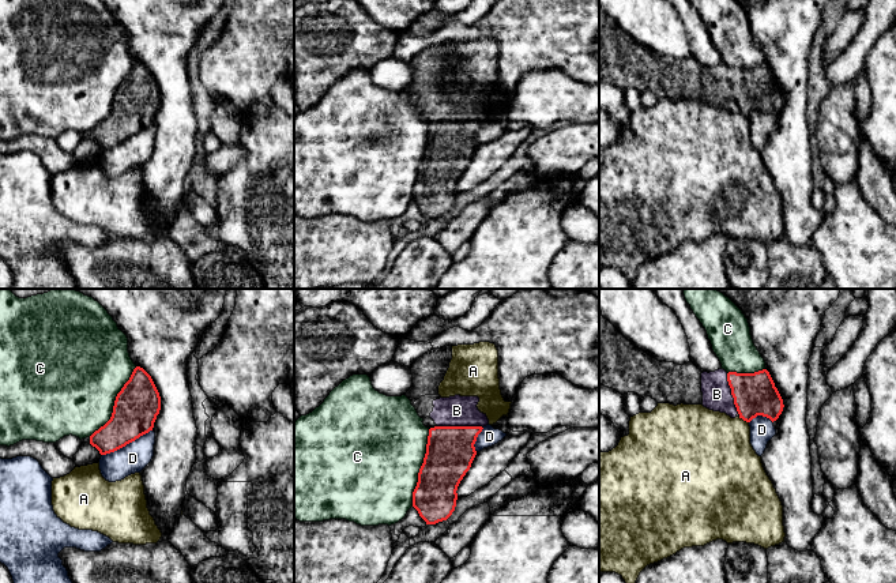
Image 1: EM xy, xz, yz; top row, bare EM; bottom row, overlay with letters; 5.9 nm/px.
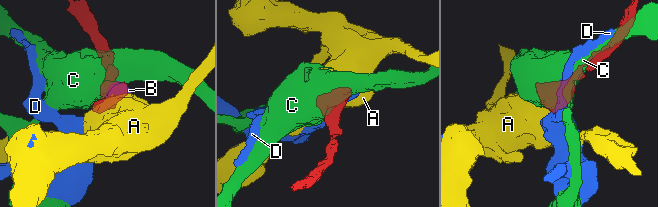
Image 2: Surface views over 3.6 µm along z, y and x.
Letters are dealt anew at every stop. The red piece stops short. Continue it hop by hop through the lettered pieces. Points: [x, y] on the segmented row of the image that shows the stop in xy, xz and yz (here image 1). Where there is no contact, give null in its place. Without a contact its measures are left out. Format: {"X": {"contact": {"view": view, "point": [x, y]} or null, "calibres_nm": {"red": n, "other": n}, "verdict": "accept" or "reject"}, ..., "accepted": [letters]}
{"A": {"contact": {"view": "yz", "point": [744, 420]}, "calibres_nm": {"red": 260, "other": 440}, "verdict": "reject"}, "B": {"contact": {"view": "xz", "point": [460, 427]}, "calibres_nm": {"red": 280, "other": 180}, "verdict": "accept"}, "C": {"contact": {"view": "xz", "point": [421, 467]}, "calibres_nm": {"red": 280, "other": 480}, "verdict": "reject"}, "D": {"contact": {"view": "xy", "point": [127, 443]}, "calibres_nm": {"red": 260, "other": 170}, "verdict": "reject"}, "accepted": ["B"]}

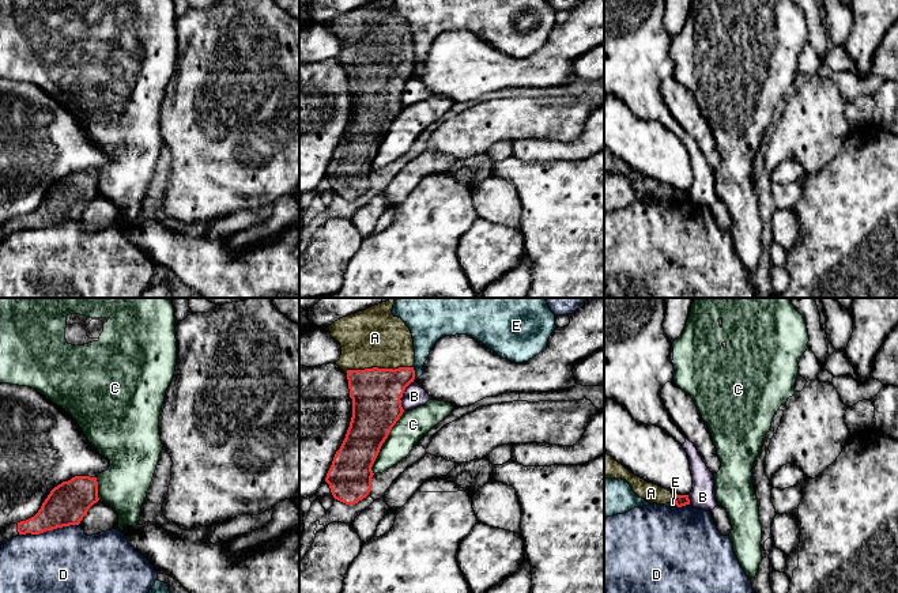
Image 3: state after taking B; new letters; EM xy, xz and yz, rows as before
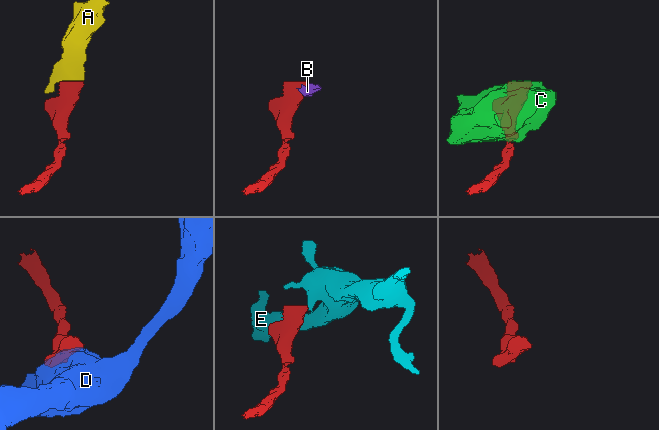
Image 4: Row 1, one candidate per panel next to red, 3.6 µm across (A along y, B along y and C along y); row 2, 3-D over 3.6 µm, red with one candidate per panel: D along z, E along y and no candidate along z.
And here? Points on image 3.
{"A": {"contact": {"view": "xz", "point": [378, 369]}, "calibres_nm": {"red": 300, "other": 360}, "verdict": "accept"}, "B": {"contact": {"view": "xz", "point": [402, 395]}, "calibres_nm": {"red": 300, "other": 140}, "verdict": "reject"}, "C": {"contact": {"view": "xz", "point": [384, 441]}, "calibres_nm": {"red": 280, "other": 180}, "verdict": "reject"}, "D": {"contact": {"view": "xy", "point": [49, 529]}, "calibres_nm": {"red": 240, "other": 380}, "verdict": "reject"}, "E": {"contact": {"view": "xz", "point": [414, 373]}, "calibres_nm": {"red": 280, "other": 160}, "verdict": "reject"}, "accepted": ["A"]}

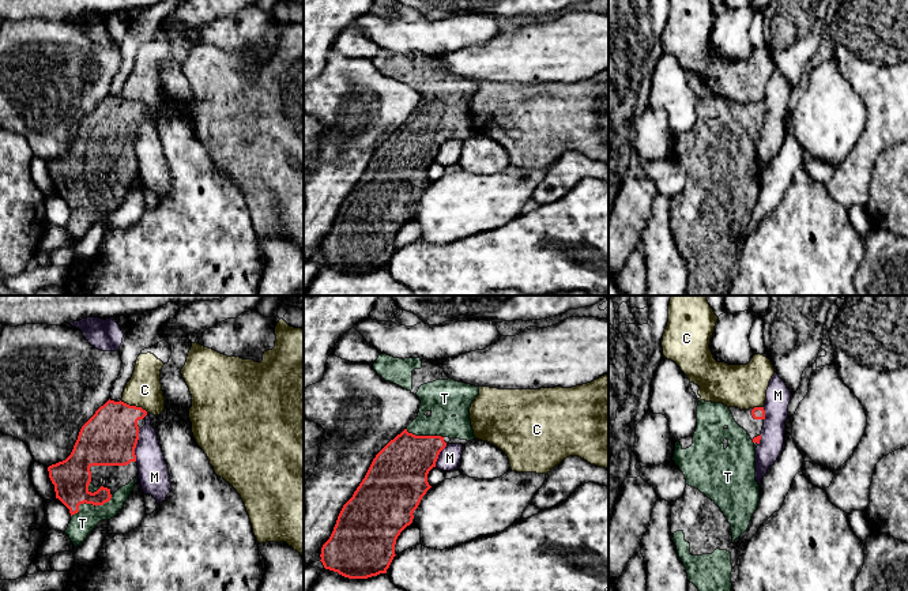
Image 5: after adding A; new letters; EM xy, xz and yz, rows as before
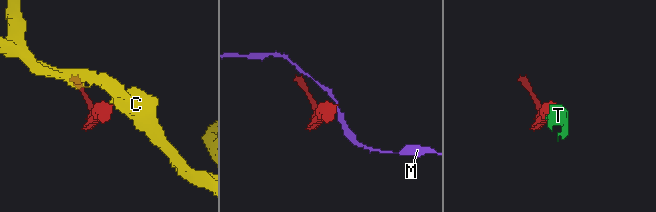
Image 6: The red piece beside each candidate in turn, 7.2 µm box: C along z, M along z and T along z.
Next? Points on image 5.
{"C": {"contact": {"view": "xy", "point": [134, 406]}, "calibres_nm": {"red": 320, "other": 200}, "verdict": "reject"}, "M": {"contact": {"view": "xy", "point": [135, 445]}, "calibres_nm": {"red": 320, "other": 180}, "verdict": "reject"}, "T": {"contact": {"view": "xy", "point": [93, 504]}, "calibres_nm": {"red": 220, "other": 140}, "verdict": "accept"}, "accepted": ["T"]}

